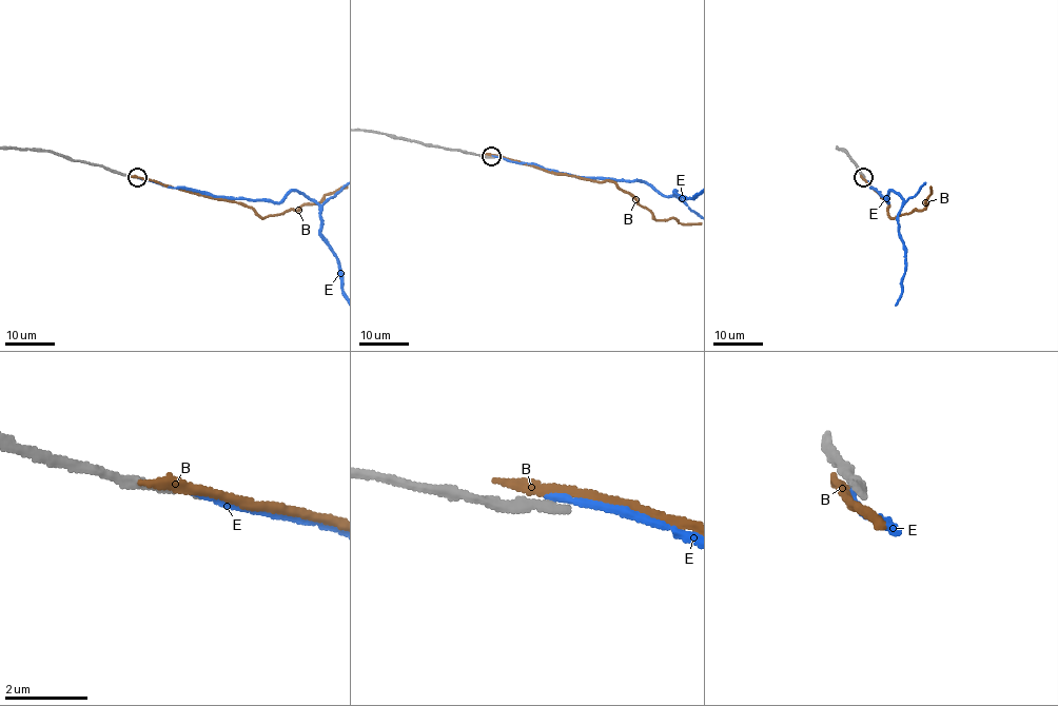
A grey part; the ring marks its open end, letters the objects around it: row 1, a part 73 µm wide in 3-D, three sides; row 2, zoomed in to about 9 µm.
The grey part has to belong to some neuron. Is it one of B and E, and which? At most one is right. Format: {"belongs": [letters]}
{"belongs": ["E"]}

